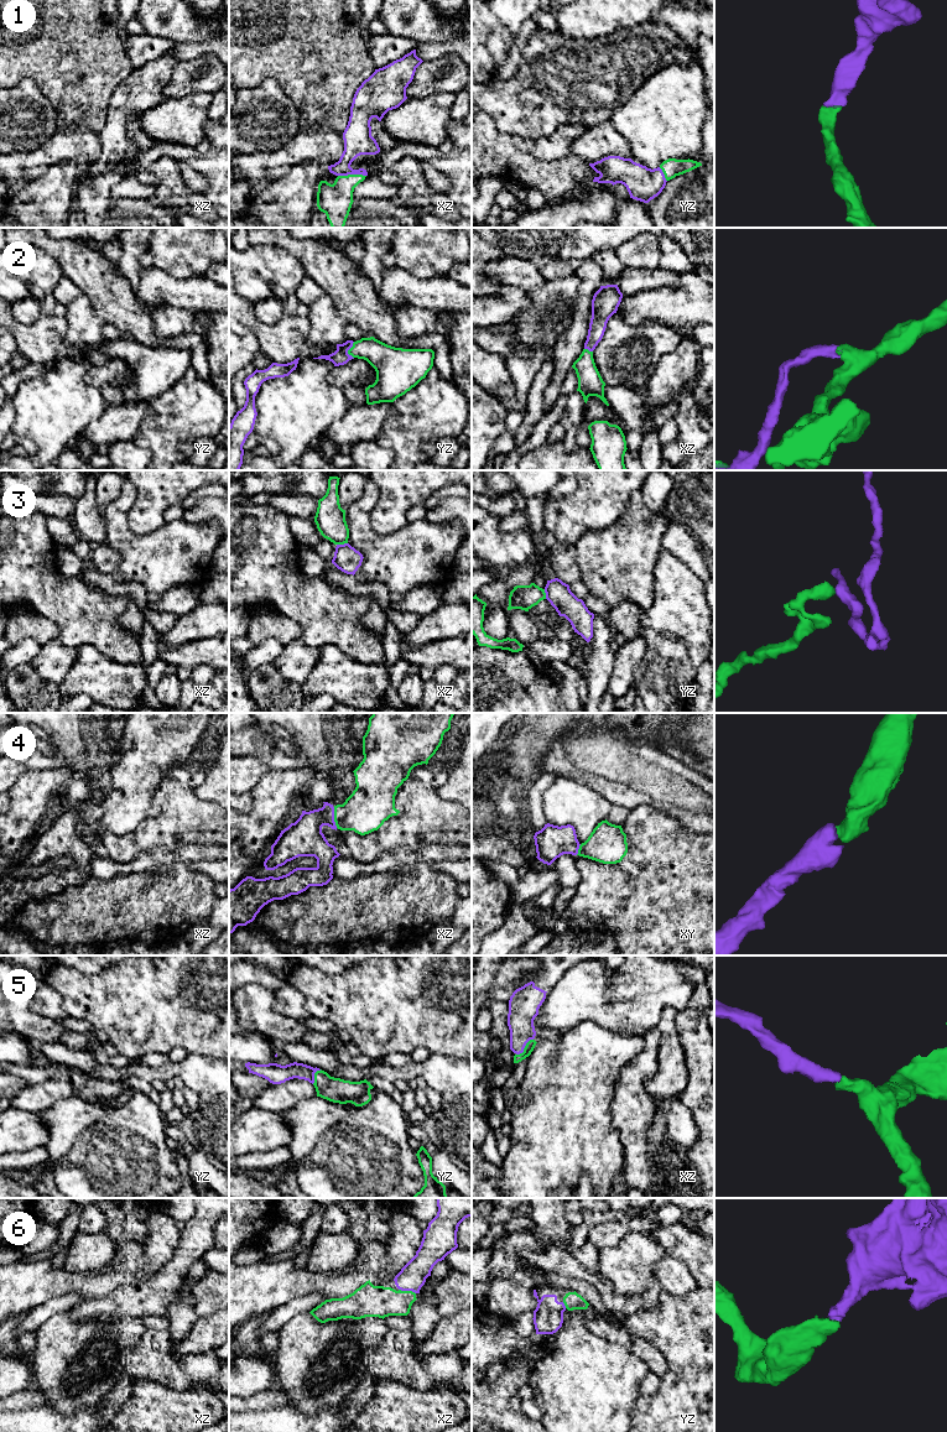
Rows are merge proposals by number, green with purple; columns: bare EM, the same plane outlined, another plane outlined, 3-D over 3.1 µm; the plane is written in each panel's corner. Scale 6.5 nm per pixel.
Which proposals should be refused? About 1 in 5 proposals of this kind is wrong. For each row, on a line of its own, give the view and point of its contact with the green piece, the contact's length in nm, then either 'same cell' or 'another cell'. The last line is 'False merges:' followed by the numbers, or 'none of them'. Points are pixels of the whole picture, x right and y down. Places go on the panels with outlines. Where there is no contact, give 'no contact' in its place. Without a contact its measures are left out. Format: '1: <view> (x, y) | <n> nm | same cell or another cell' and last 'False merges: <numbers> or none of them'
1: xz (352, 175) | 180 nm | same cell
2: yz (348, 350) | 110 nm | same cell
3: xz (342, 543) | 70 nm | another cell
4: xz (334, 817) | 140 nm | same cell
5: xz (525, 1047) | 160 nm | same cell
6: xz (407, 1291) | 120 nm | same cell
False merges: 3

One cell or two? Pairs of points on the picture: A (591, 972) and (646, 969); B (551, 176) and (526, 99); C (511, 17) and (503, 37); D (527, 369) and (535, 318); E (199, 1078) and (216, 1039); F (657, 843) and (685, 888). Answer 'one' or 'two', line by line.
A: one
B: two
C: one
D: one
E: two
F: one

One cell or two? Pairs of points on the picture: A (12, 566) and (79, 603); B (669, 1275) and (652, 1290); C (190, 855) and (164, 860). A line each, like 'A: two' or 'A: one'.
A: one
B: two
C: one

